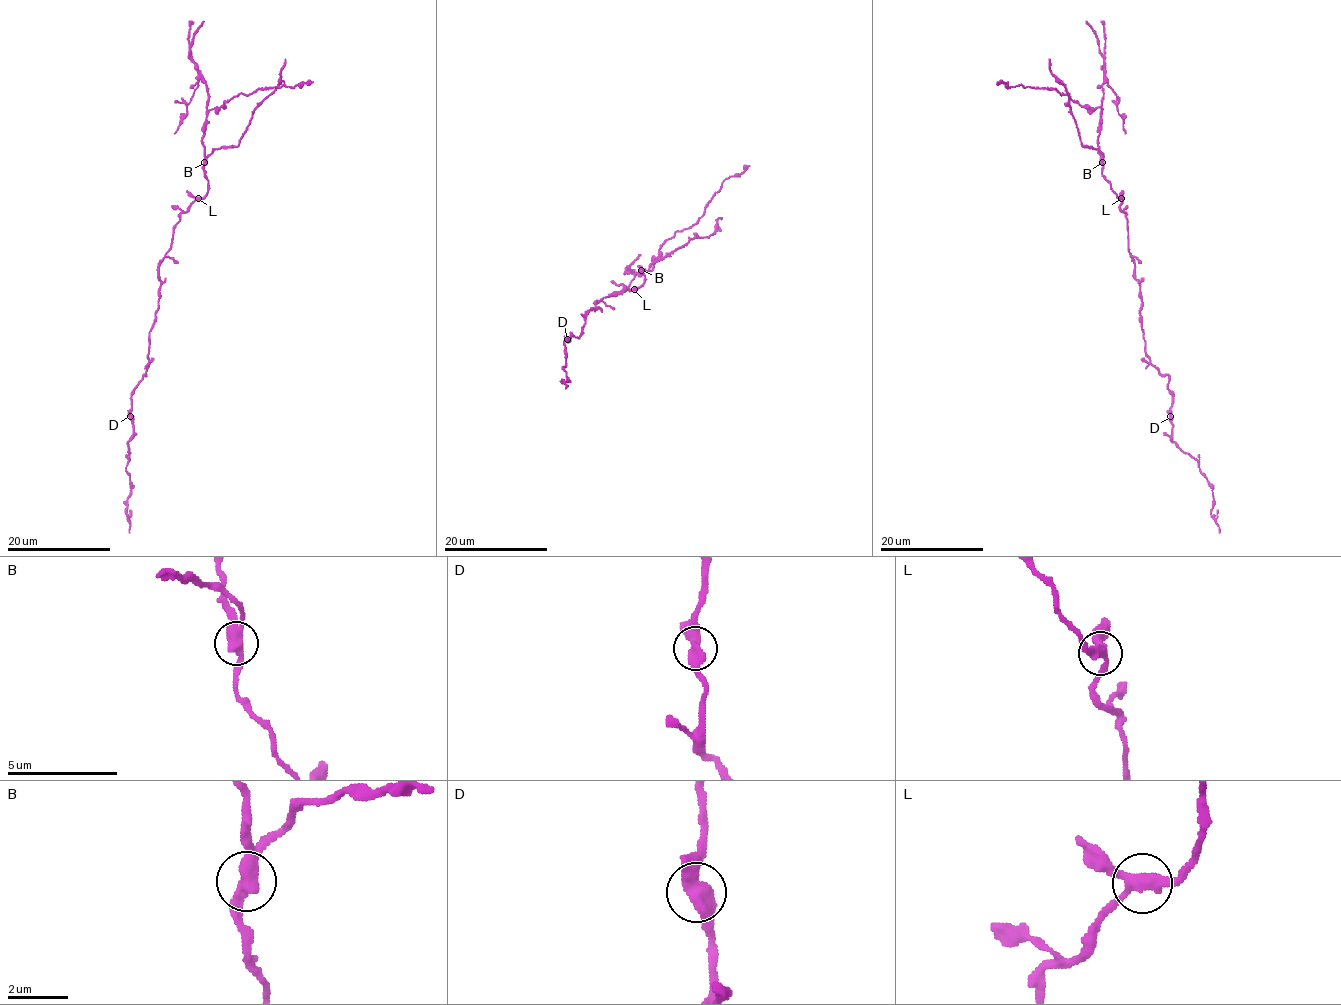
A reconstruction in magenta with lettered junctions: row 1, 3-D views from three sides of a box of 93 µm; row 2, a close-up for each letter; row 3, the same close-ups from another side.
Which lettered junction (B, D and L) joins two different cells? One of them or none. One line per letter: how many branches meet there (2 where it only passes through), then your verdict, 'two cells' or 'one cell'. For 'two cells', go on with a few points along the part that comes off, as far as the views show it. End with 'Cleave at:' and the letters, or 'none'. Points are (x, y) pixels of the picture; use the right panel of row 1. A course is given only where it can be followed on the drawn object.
B: 3 | two cells | (1102, 162), (1098, 136), (1103, 109), (1079, 105), (1056, 90), (1020, 84), (1009, 87), (997, 82)
D: 3 | one cell
L: 3 | one cell
Cleave at: B

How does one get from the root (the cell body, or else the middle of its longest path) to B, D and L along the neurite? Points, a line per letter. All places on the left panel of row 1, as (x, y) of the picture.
B: (169, 249), (173, 226), (179, 215), (207, 193), (204, 162)
D: (169, 249), (159, 267), (160, 297), (148, 340), (148, 367), (131, 395), (130, 416)
L: (169, 249), (173, 226), (198, 198)

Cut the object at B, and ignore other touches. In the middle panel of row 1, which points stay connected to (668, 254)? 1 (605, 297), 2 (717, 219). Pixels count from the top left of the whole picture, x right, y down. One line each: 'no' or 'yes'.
1: yes
2: yes

